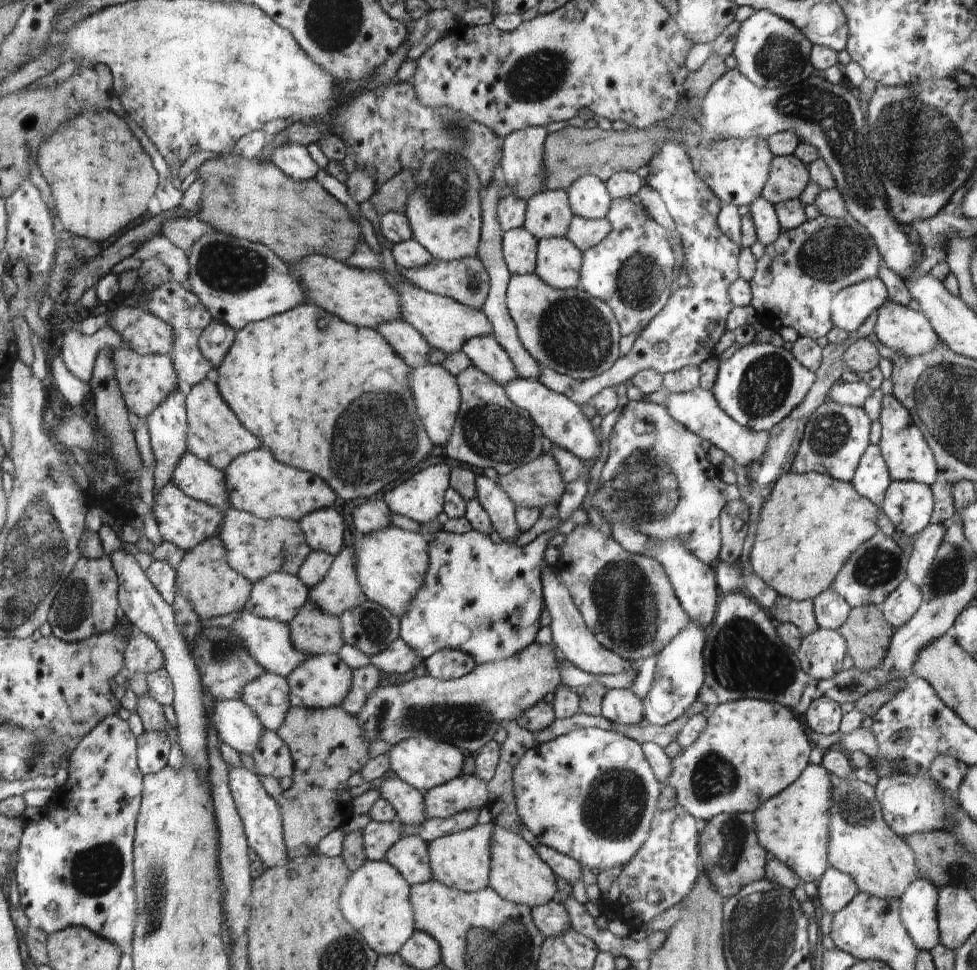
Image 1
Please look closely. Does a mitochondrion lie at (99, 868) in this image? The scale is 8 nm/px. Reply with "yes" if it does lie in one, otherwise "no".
yes

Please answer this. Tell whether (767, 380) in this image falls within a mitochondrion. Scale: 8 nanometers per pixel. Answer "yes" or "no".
yes

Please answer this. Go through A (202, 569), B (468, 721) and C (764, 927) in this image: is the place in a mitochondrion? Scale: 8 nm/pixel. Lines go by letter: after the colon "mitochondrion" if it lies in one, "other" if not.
A: other
B: mitochondrion
C: mitochondrion

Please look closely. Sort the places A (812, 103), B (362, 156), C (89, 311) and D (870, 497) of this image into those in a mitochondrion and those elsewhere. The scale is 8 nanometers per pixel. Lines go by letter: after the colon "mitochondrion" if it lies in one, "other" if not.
A: mitochondrion
B: other
C: other
D: other

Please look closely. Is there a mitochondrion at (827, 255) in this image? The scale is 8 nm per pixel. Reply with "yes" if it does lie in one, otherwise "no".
yes

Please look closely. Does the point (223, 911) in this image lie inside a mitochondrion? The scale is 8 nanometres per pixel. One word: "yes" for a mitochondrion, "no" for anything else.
no

